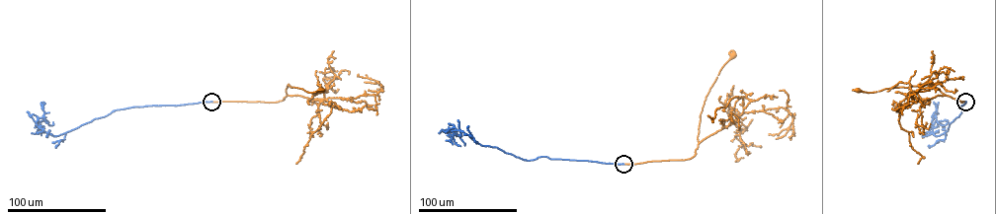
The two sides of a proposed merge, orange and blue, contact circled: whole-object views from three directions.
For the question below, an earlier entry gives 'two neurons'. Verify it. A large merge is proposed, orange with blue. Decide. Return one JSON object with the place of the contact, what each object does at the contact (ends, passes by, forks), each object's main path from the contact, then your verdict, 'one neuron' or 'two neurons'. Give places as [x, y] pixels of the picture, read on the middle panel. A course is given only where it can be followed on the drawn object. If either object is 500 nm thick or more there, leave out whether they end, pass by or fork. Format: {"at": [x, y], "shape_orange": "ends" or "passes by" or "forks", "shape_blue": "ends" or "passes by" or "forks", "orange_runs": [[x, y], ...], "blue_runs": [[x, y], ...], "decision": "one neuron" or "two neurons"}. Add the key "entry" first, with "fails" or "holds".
{"entry": "holds", "at": [623, 164], "shape_orange": "ends", "shape_blue": "ends", "orange_runs": [[623, 164], [693, 157], [699, 143], [700, 115], [705, 97], [720, 69], [733, 56]], "blue_runs": [[623, 164], [545, 156], [525, 160], [496, 147], [480, 145], [461, 131], [448, 129], [459, 137], [464, 145]], "decision": "two neurons"}

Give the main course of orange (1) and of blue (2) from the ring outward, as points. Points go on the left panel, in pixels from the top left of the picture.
1: (211, 102), (278, 102), (287, 95), (289, 84), (308, 93), (321, 90)
2: (211, 102), (115, 109), (56, 136), (46, 133), (36, 122), (43, 117), (49, 125), (53, 122)

